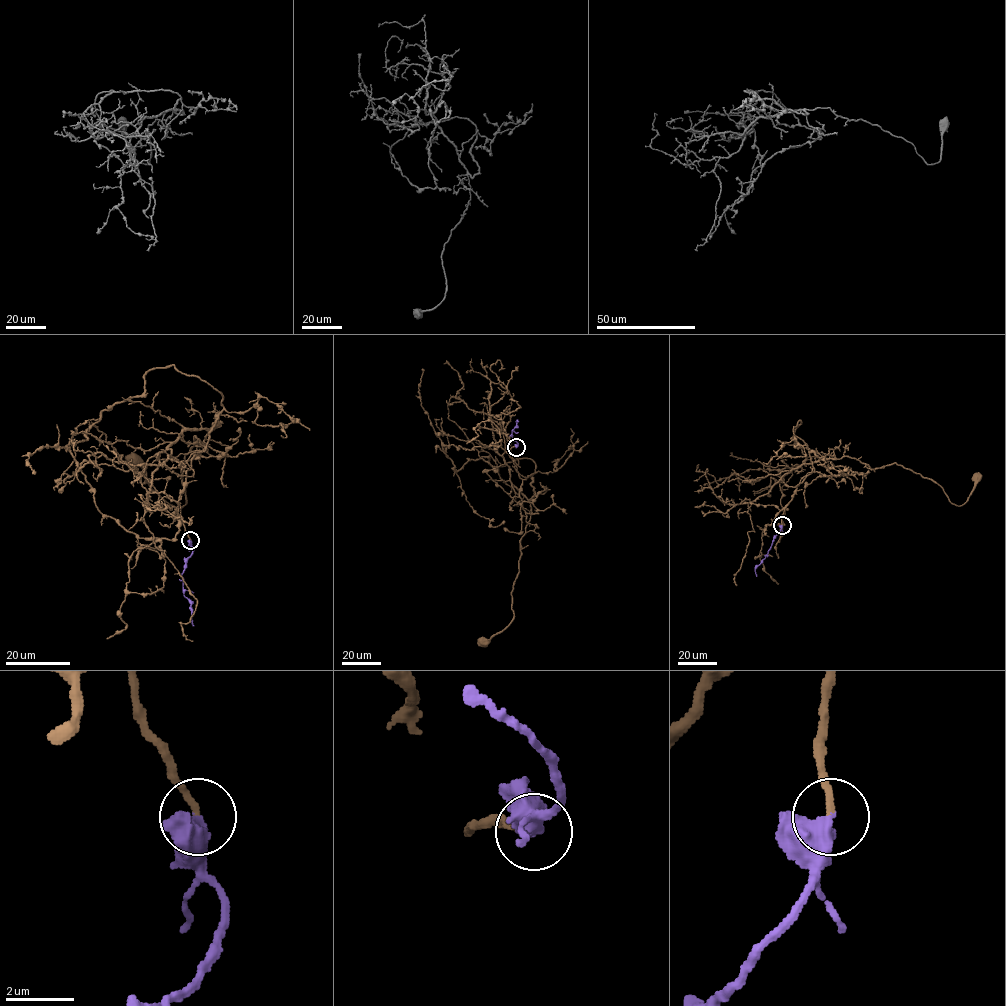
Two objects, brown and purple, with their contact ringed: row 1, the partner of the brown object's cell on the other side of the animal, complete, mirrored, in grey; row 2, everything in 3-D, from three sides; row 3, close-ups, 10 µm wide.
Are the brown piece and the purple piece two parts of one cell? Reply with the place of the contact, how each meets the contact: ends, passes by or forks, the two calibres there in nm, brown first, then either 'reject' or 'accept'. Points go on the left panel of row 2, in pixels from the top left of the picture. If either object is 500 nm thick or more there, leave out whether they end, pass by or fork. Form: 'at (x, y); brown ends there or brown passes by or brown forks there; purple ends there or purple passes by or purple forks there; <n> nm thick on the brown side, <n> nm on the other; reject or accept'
at (190, 540); 190 nm thick on the brown side, 550 nm on the other; accept

